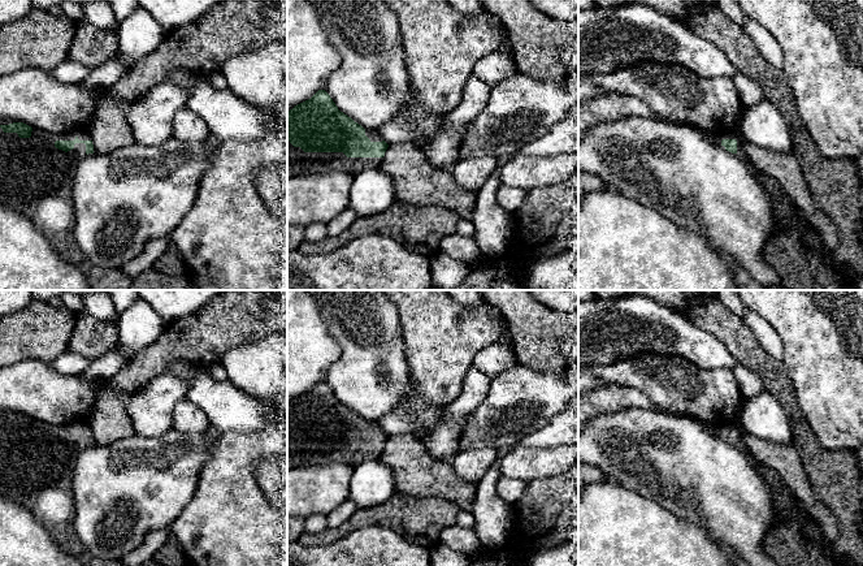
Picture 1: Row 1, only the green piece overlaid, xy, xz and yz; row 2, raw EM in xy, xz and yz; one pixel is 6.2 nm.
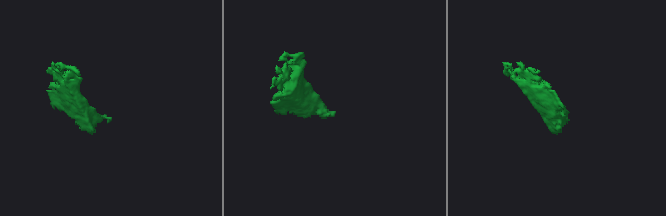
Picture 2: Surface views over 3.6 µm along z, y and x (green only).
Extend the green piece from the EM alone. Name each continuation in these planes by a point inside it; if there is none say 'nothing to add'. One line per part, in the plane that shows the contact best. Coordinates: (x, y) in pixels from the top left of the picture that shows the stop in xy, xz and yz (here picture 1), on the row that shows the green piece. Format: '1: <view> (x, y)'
1: xz (299, 163)

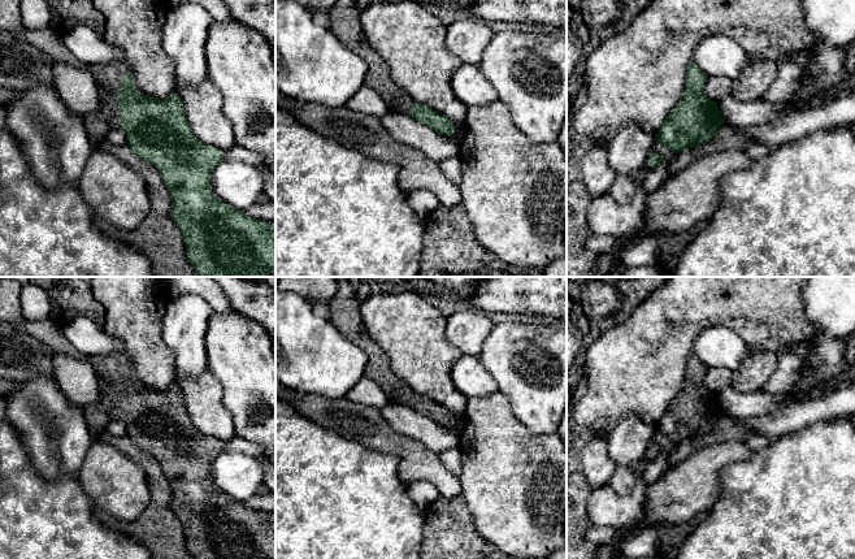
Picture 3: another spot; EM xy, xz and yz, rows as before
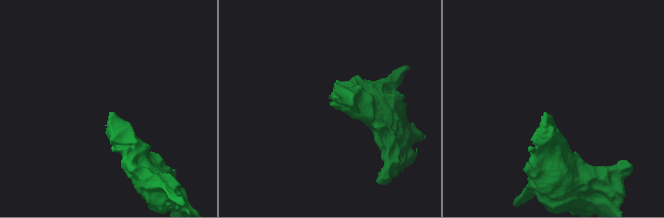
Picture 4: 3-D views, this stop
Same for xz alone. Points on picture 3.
1: xz (343, 18)

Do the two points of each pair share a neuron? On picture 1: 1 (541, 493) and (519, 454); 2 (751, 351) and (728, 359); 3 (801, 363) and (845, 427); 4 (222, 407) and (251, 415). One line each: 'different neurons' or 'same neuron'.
1: different neurons
2: different neurons
3: same neuron
4: same neuron

